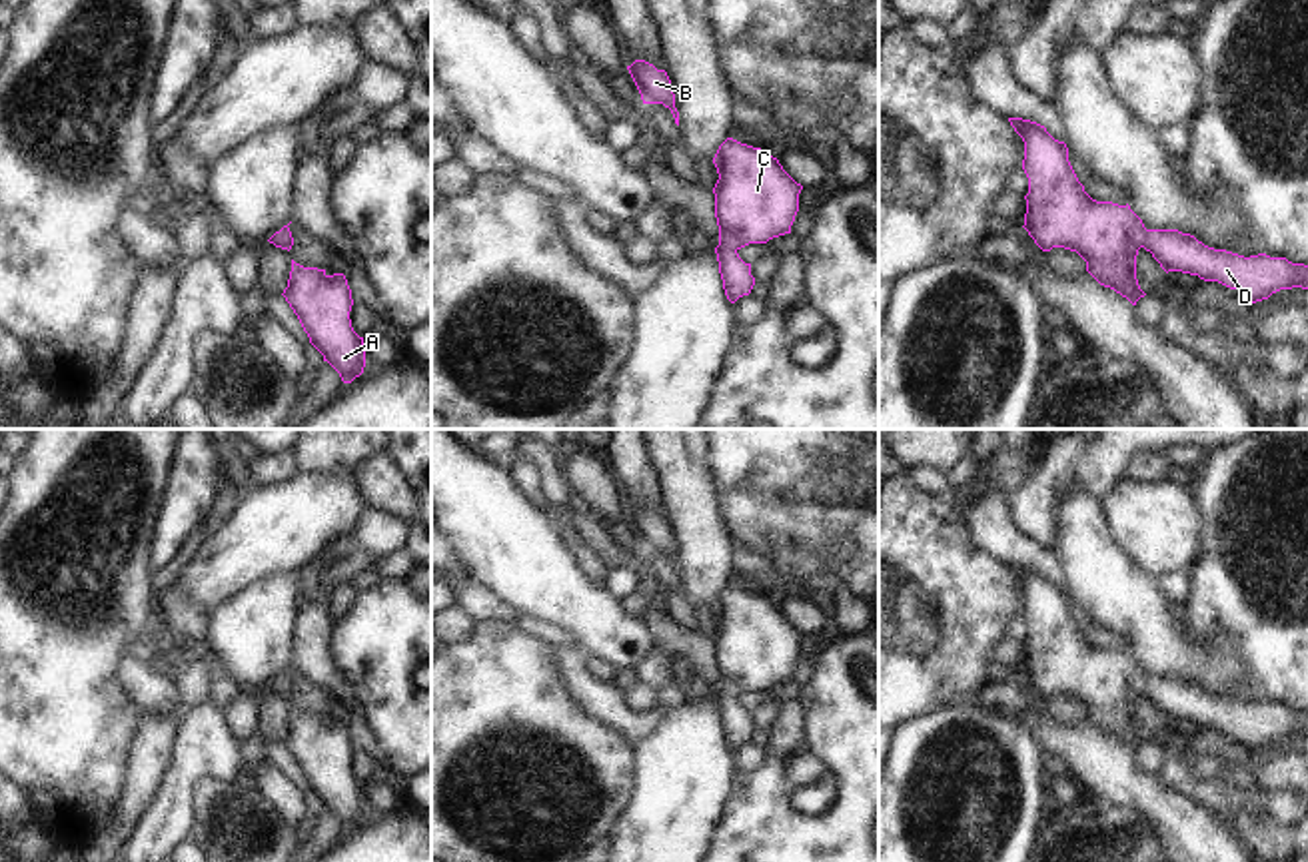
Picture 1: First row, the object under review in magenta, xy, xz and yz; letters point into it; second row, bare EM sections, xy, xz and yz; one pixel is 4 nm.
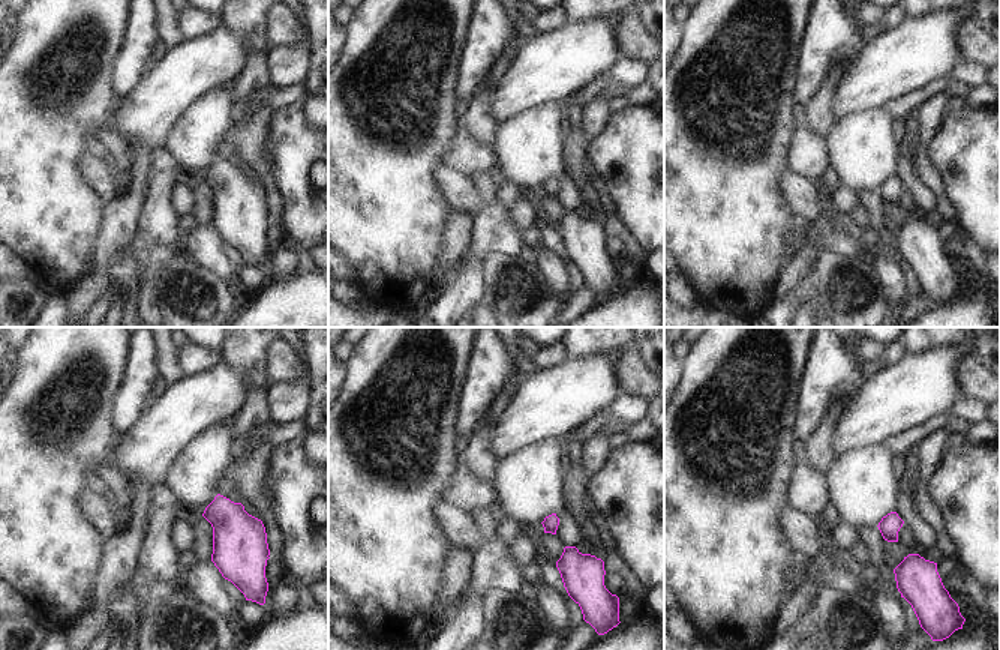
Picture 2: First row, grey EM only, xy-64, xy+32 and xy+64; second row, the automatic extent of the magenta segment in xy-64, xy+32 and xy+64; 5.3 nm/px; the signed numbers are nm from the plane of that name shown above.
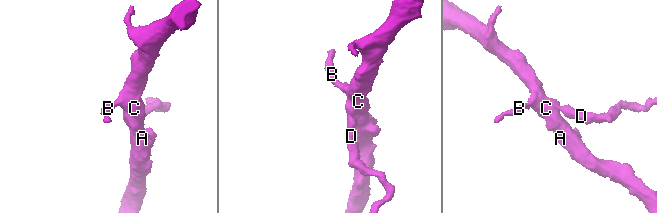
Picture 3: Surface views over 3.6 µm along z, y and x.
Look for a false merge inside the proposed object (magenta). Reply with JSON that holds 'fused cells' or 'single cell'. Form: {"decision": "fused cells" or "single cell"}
{"decision": "single cell"}

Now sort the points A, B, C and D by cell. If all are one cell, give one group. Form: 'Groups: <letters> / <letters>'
Groups: A B C D

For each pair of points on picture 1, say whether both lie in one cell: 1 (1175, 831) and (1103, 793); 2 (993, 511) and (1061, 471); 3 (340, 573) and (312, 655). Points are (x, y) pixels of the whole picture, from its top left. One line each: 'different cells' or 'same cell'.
1: same cell
2: different cells
3: same cell

